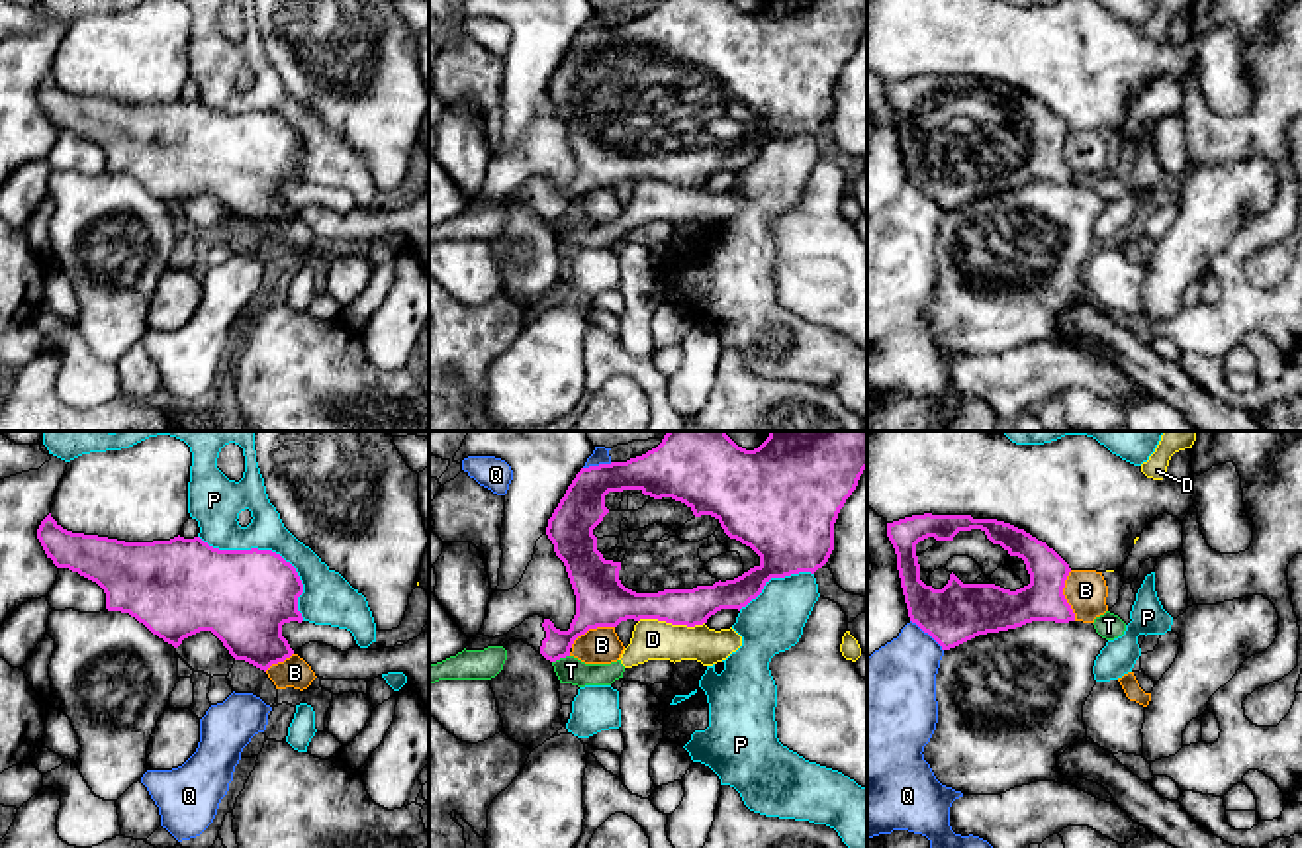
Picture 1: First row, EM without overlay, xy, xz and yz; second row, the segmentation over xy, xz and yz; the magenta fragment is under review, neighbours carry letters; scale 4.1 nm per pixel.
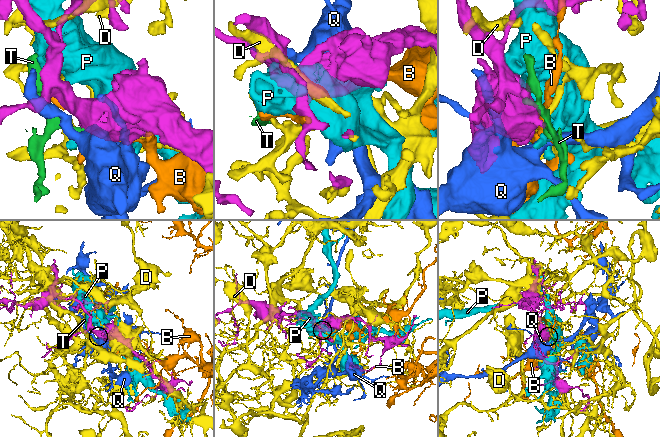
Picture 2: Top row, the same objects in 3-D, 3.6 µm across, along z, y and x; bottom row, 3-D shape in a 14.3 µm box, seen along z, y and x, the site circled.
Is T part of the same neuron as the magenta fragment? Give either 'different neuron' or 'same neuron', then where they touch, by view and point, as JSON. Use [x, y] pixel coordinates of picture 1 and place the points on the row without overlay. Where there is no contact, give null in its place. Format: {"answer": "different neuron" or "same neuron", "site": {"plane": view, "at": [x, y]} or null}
{"answer": "different neuron", "site": {"plane": "xz", "at": [560, 218]}}

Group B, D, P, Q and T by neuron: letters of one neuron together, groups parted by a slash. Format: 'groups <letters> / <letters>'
groups B / D T / P / Q

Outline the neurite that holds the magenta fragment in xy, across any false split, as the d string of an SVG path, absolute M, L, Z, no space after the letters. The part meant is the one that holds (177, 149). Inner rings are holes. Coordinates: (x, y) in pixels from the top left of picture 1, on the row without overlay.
M51 74L41 82L37 100L57 129L78 133L104 151L108 172L129 174L174 210L200 192L211 192L235 221L264 233L294 215L282 186L303 182L298 172L303 145L296 129L272 112L219 112L200 98L180 96L170 102L125 104L67 92Z

